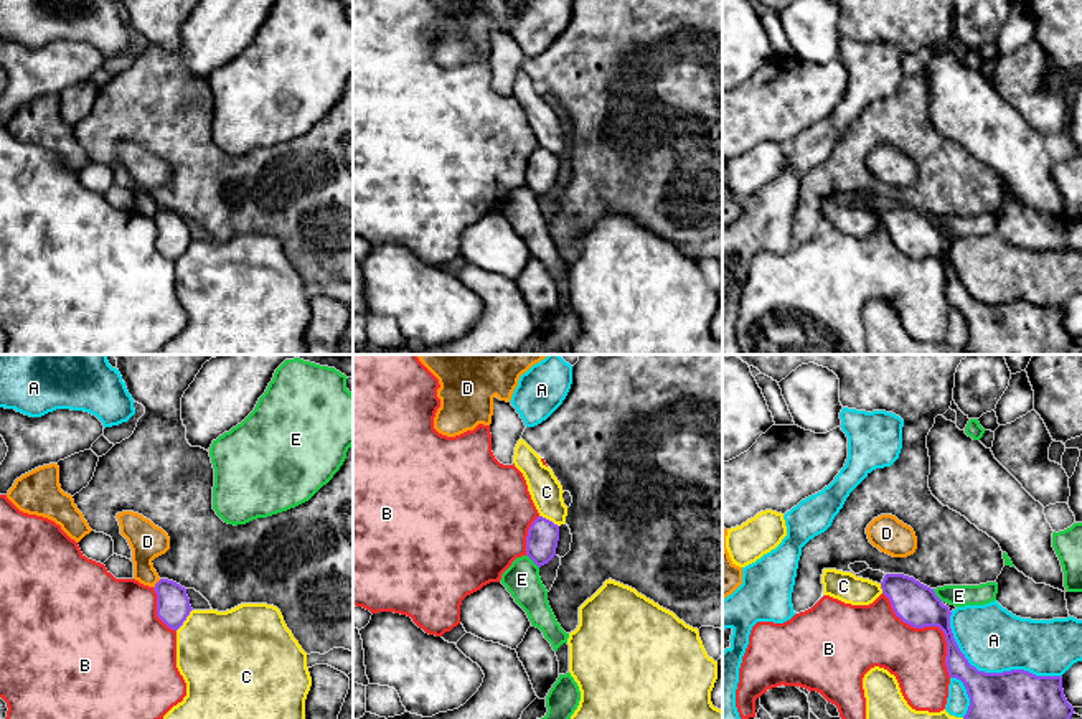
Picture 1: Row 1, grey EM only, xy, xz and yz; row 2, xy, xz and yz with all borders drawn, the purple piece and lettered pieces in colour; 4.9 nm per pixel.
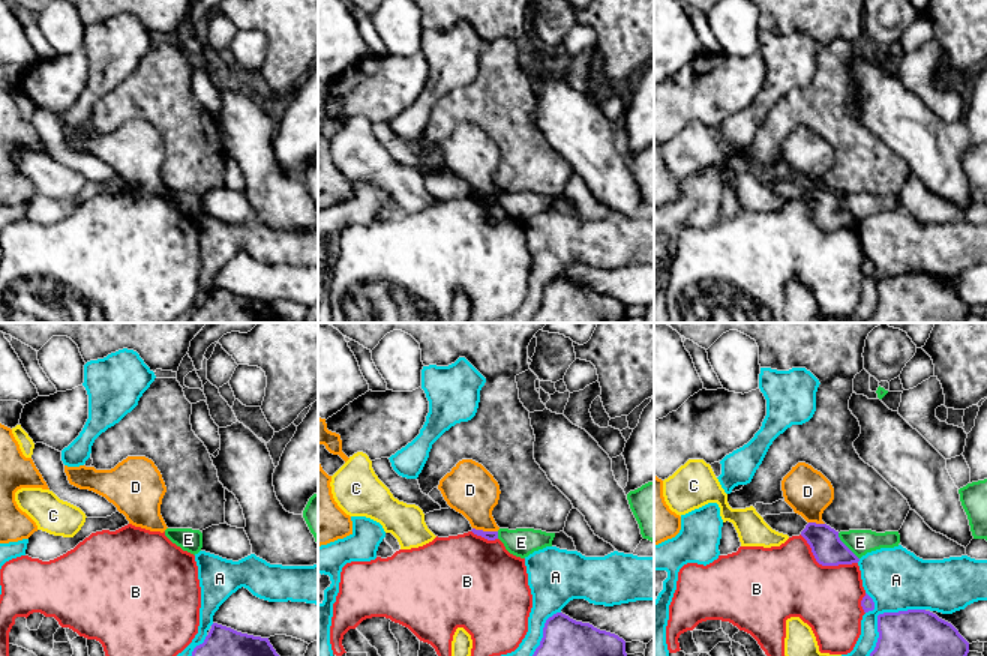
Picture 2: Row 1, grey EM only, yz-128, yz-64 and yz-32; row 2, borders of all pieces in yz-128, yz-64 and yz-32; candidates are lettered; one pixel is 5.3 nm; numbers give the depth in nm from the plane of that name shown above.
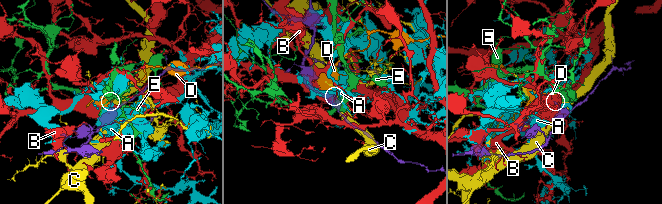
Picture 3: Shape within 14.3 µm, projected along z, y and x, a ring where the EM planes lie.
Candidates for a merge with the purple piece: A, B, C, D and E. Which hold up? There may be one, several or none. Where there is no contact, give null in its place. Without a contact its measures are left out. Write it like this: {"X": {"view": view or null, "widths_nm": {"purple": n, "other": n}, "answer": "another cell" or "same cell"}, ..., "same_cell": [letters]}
{"A": {"view": "yz", "widths_nm": {"purple": 460, "other": 320}, "answer": "another cell"}, "B": {"view": "yz", "widths_nm": {"purple": 200, "other": 280}, "answer": "another cell"}, "C": {"view": "xy", "widths_nm": {"purple": 160, "other": 440}, "answer": "another cell"}, "D": {"view": "xy", "widths_nm": {"purple": 160, "other": 180}, "answer": "another cell"}, "E": {"view": "xz", "widths_nm": {"purple": 160, "other": 180}, "answer": "another cell"}, "same_cell": []}

